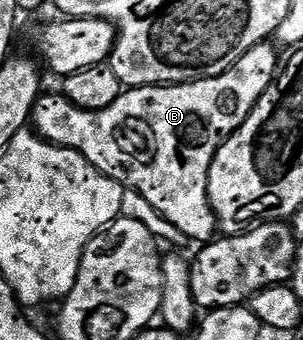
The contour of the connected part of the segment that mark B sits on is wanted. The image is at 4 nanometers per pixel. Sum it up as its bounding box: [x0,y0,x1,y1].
[30,41,278,245]

